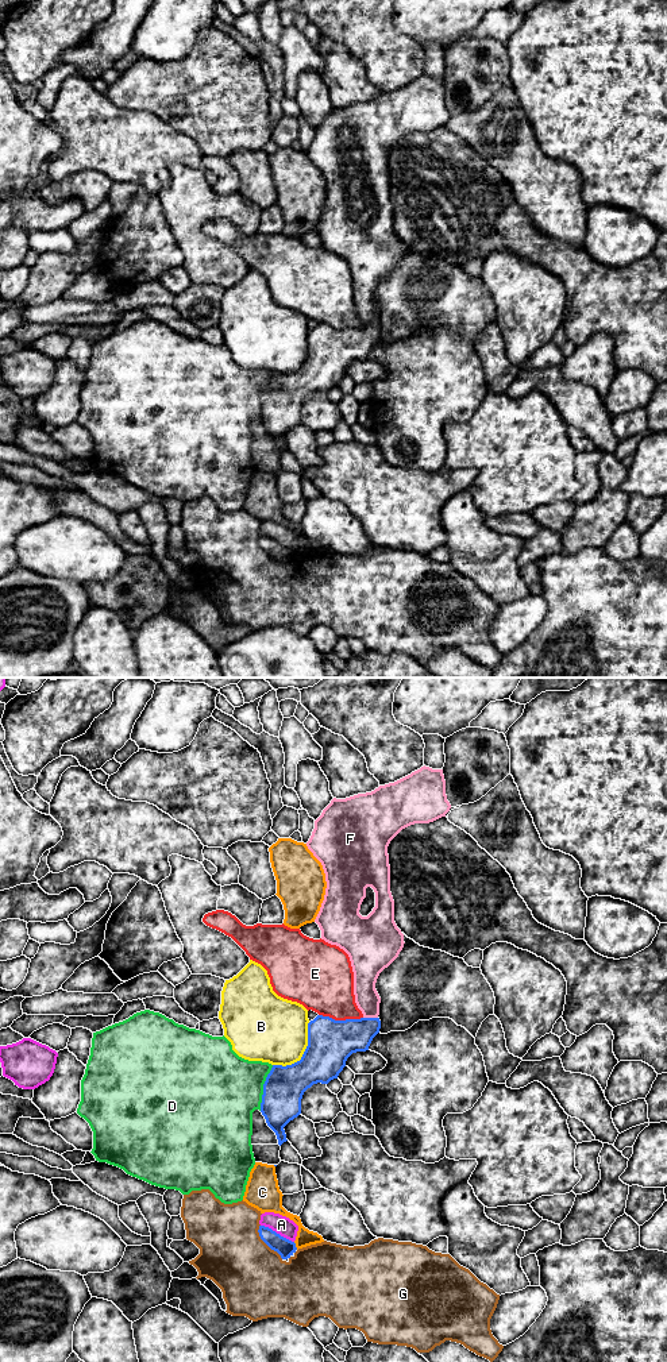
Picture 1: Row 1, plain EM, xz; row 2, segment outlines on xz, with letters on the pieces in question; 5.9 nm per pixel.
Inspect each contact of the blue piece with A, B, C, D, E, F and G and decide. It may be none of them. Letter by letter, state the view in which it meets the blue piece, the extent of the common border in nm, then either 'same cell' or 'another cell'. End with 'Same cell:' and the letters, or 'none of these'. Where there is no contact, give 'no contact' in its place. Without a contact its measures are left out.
A: contact in xz; length 220 nm; another cell
B: contact in xz; length 340 nm; another cell
C: contact in xz; length 50 nm; another cell
D: contact in xz; length 280 nm; another cell
E: contact in xz; length 260 nm; another cell
F: contact in xz; length 90 nm; same cell
G: contact in xz; length 240 nm; another cell
Same cell: F

